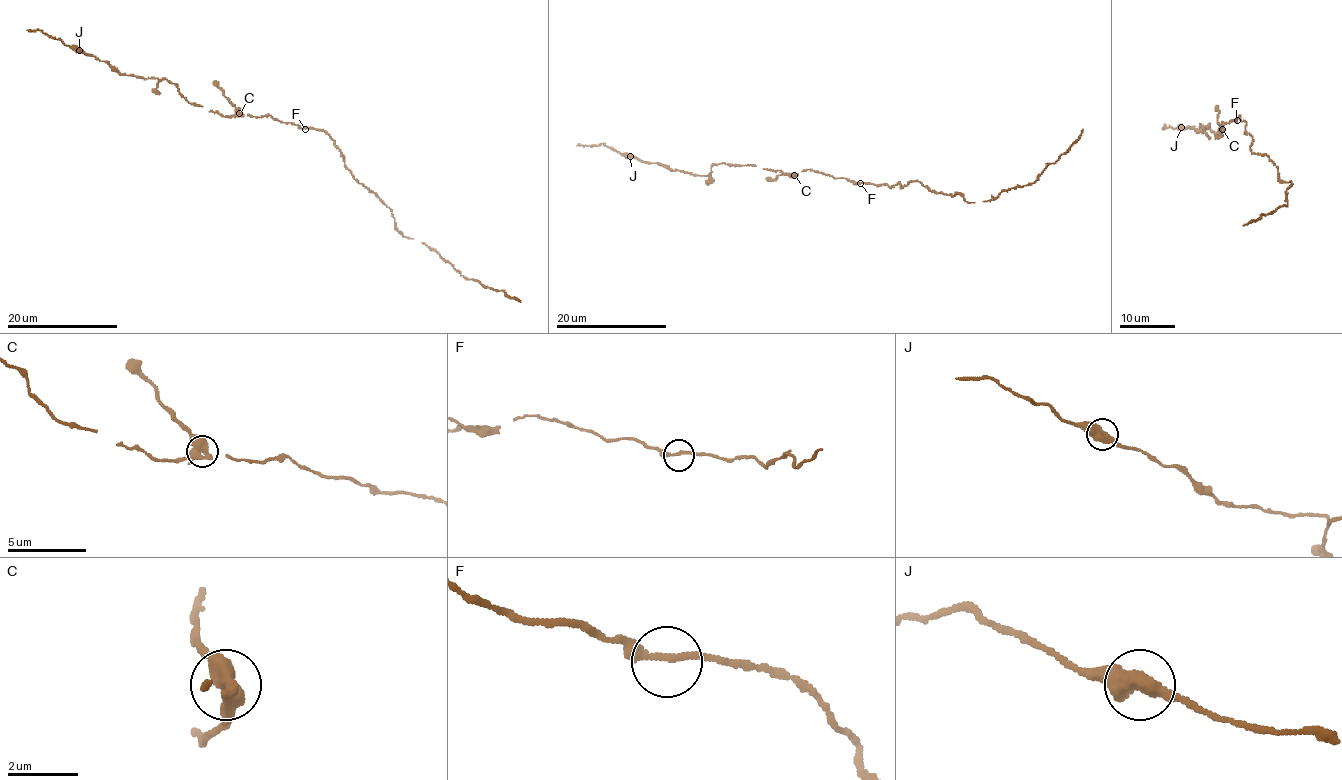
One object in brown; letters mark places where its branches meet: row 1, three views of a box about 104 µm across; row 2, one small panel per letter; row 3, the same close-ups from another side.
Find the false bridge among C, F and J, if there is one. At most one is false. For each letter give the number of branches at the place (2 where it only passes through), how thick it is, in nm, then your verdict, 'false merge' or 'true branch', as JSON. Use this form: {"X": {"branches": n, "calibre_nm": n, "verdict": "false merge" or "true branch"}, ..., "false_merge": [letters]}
{"C": {"branches": 2, "calibre_nm": 550, "verdict": "false merge"}, "F": {"branches": 2, "calibre_nm": 220, "verdict": "true branch"}, "J": {"branches": 2, "calibre_nm": 500, "verdict": "true branch"}, "false_merge": ["C"]}

